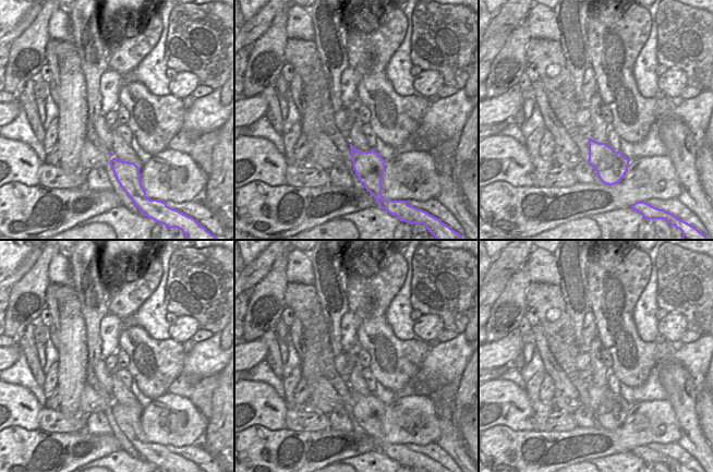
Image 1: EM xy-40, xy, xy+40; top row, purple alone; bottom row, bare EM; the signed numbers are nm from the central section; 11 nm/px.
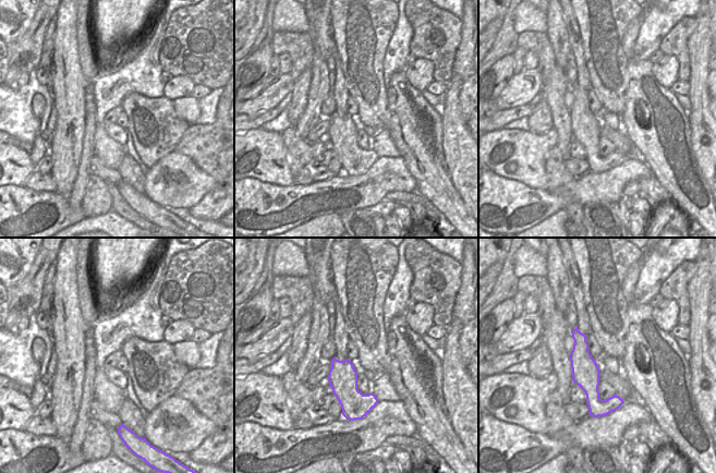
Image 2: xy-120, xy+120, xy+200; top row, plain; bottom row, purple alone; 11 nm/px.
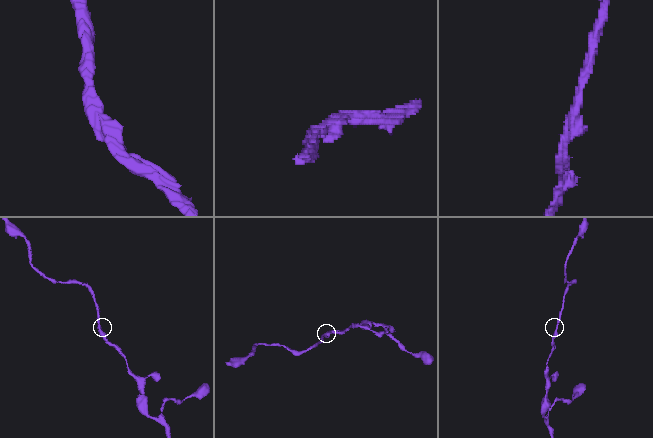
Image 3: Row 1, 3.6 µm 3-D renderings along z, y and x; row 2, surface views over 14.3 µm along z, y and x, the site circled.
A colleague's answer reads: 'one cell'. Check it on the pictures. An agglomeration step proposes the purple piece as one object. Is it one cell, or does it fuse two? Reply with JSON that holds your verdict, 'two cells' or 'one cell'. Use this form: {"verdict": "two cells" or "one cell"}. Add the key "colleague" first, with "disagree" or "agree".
{"colleague": "agree", "verdict": "one cell"}

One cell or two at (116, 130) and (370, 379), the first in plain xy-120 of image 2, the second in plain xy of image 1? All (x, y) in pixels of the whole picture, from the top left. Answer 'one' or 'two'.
one

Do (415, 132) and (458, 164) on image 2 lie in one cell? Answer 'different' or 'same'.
different

